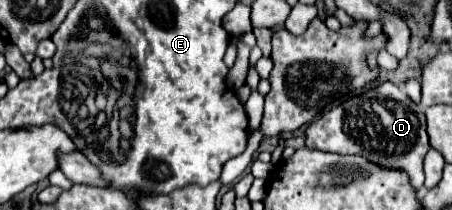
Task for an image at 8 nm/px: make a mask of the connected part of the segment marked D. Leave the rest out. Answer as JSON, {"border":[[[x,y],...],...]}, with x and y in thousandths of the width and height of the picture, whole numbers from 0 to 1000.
{"border":[[[841,386],[792,452],[757,471],[757,490],[695,567],[677,605],[677,700],[748,738],[801,738],[836,795],[894,814],[916,910],[929,910],[938,881],[934,776],[951,681],[934,519],[876,395]]]}

